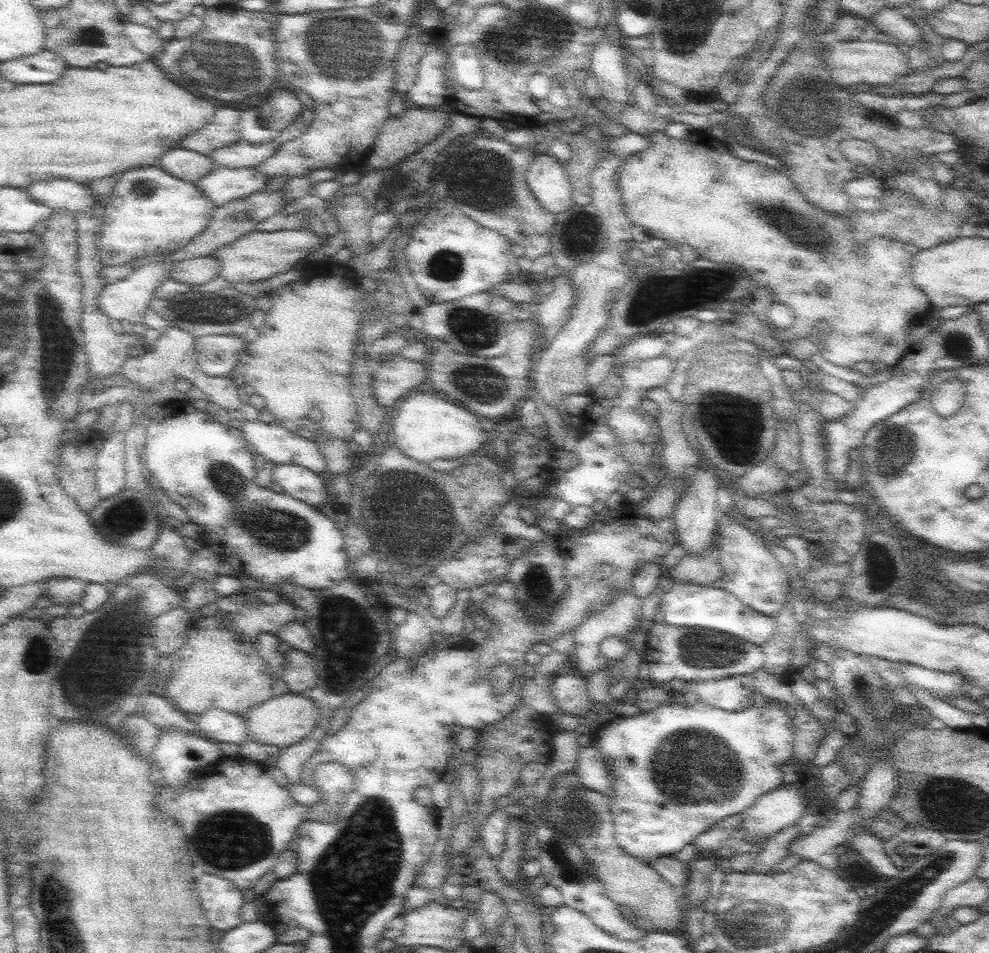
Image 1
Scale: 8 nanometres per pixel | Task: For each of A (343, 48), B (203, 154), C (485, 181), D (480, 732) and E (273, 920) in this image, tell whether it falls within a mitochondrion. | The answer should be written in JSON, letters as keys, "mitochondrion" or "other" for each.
{"A":"mitochondrion","B":"other","C":"mitochondrion","D":"other","E":"other"}

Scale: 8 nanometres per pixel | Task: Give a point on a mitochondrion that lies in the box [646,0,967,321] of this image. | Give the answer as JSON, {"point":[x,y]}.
{"point":[805,101]}

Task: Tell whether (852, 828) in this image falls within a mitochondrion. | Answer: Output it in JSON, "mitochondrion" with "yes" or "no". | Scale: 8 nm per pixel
{"mitochondrion":"no"}

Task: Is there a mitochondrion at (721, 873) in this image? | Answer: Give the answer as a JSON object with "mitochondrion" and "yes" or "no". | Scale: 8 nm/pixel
{"mitochondrion":"no"}

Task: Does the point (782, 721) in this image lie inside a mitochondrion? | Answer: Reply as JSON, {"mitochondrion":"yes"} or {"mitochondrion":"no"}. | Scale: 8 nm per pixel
{"mitochondrion":"no"}

